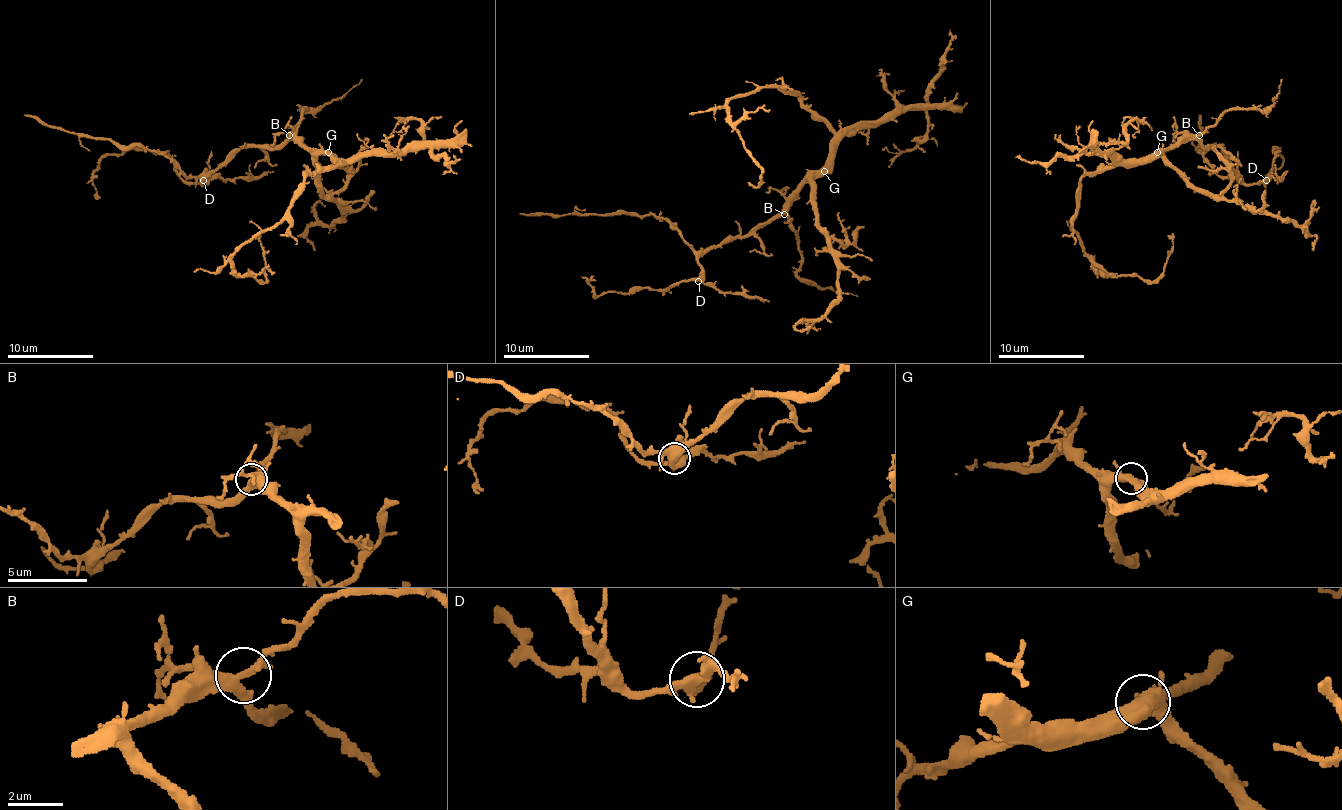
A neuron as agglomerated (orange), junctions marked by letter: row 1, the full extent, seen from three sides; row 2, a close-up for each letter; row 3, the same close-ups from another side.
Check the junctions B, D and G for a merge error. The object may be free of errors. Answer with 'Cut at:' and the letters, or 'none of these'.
Cut at: none of these

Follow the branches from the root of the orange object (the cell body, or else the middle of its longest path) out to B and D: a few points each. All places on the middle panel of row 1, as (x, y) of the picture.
B: (815, 175), (791, 201), (784, 214)
D: (815, 175), (769, 220), (756, 225), (746, 235), (728, 235), (716, 246), (709, 246), (698, 257), (698, 281)

